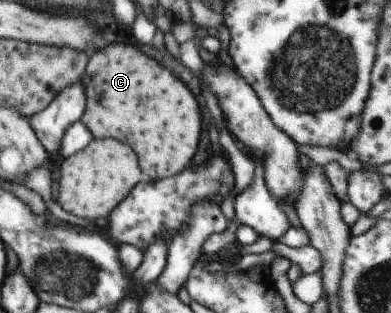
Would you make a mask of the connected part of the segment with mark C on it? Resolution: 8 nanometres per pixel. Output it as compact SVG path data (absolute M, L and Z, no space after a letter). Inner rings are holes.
M116 42L110 43L90 56L86 73L81 81L84 83L88 97L82 121L88 125L95 139L114 137L118 141L126 141L132 149L138 151L138 157L142 161L142 171L150 175L145 178L158 181L158 179L174 177L190 165L202 137L202 113L194 93L172 71L162 67L156 59L148 57L140 47L138 49L124 42Z

